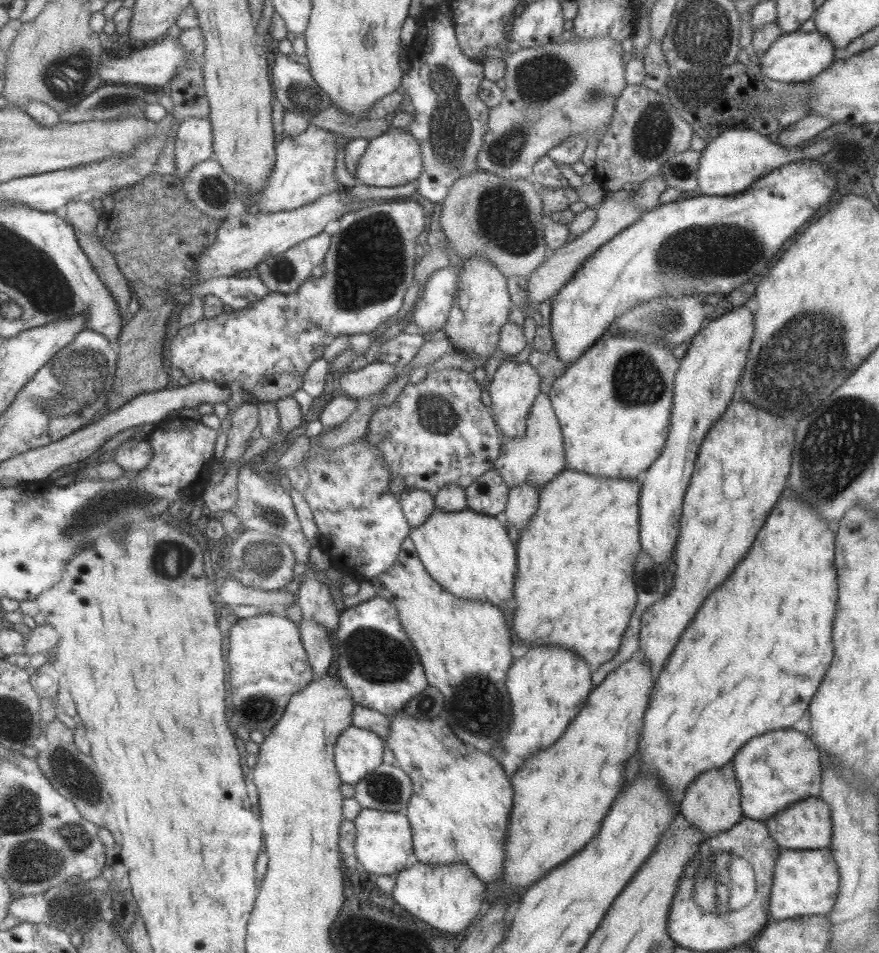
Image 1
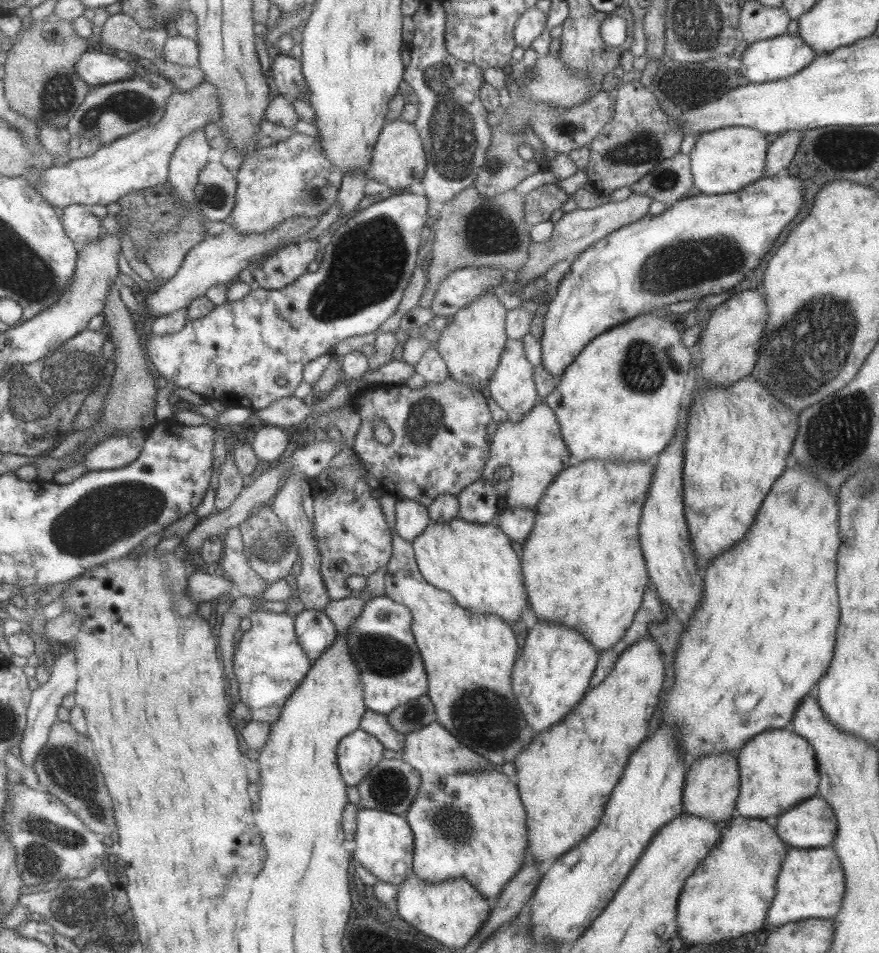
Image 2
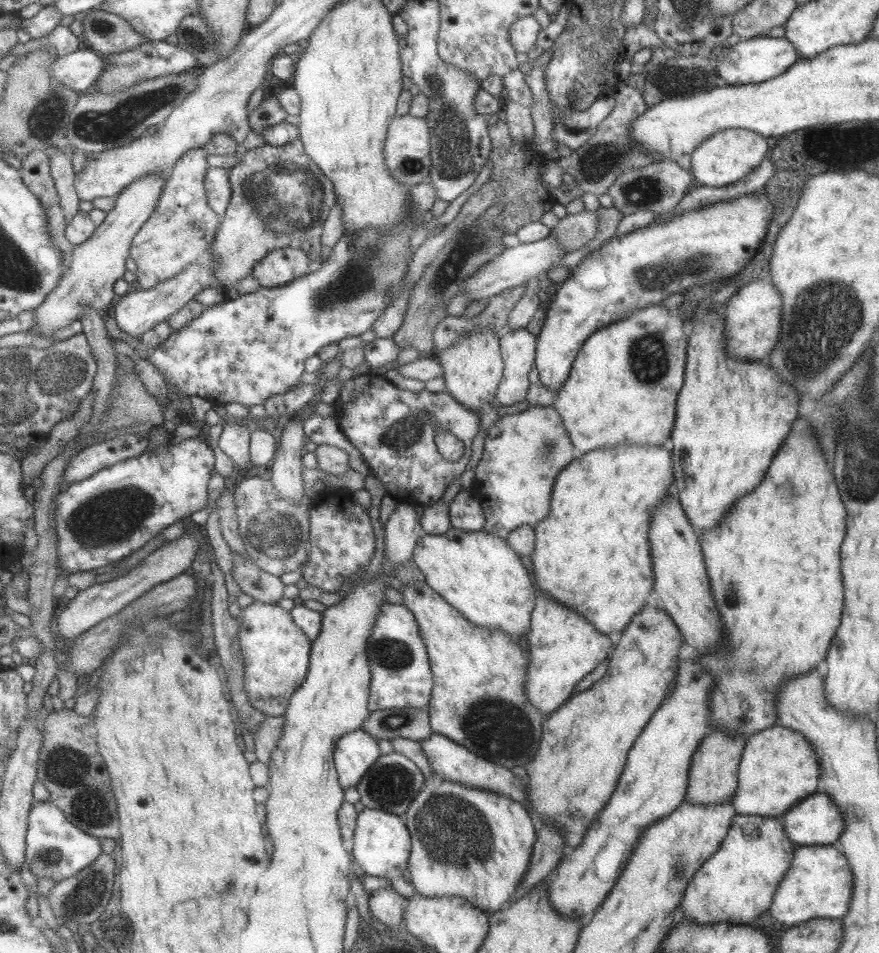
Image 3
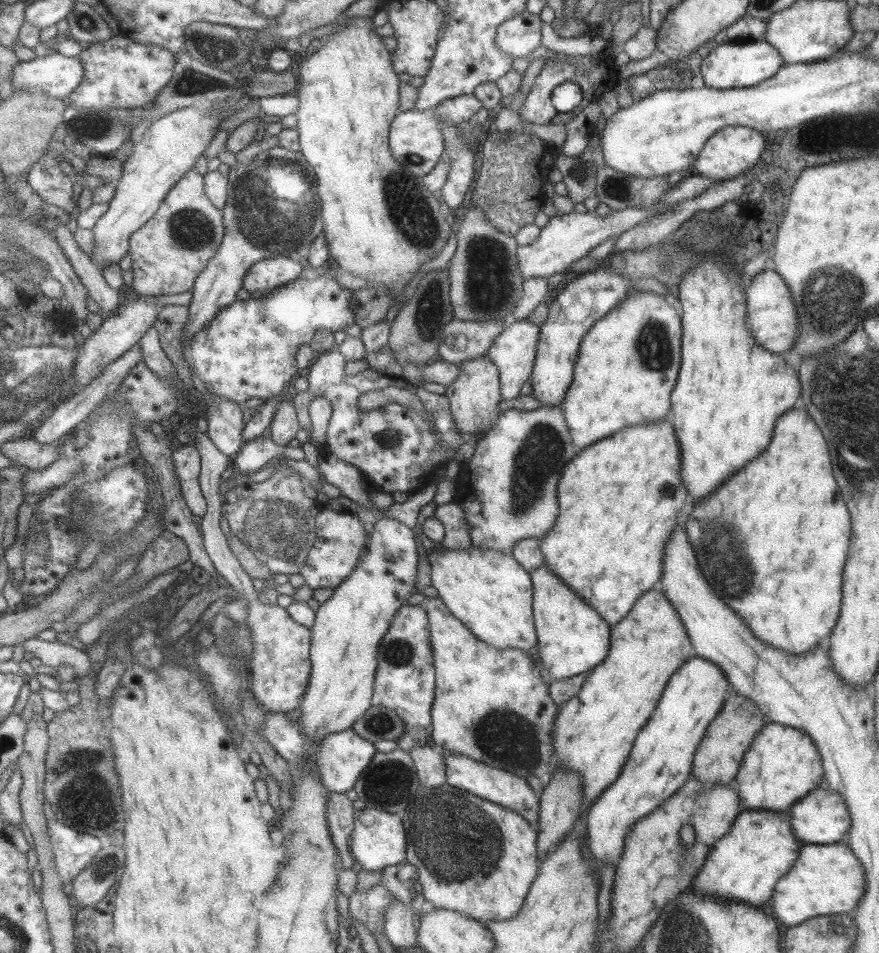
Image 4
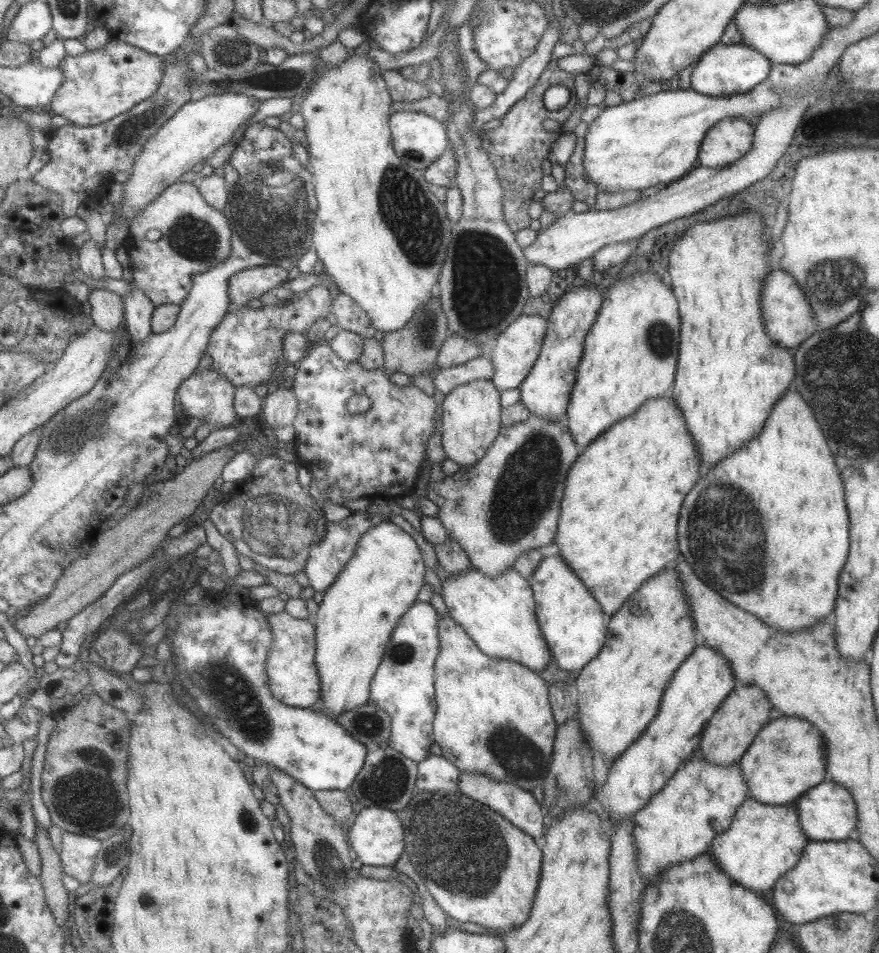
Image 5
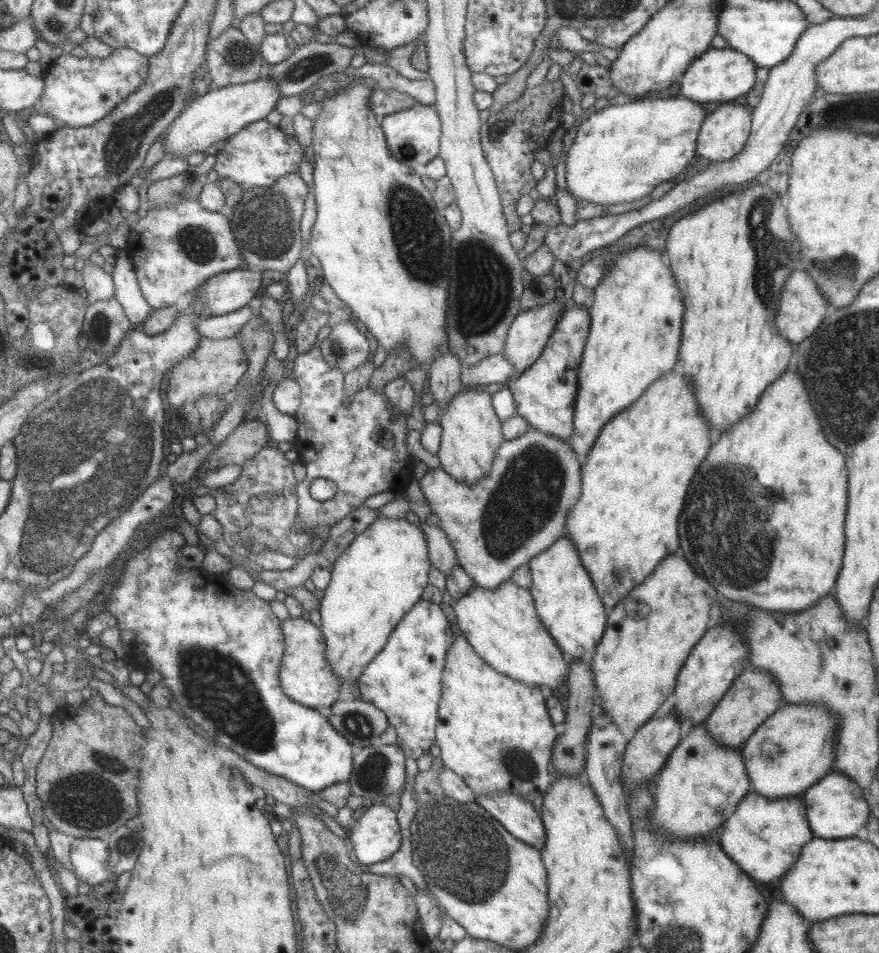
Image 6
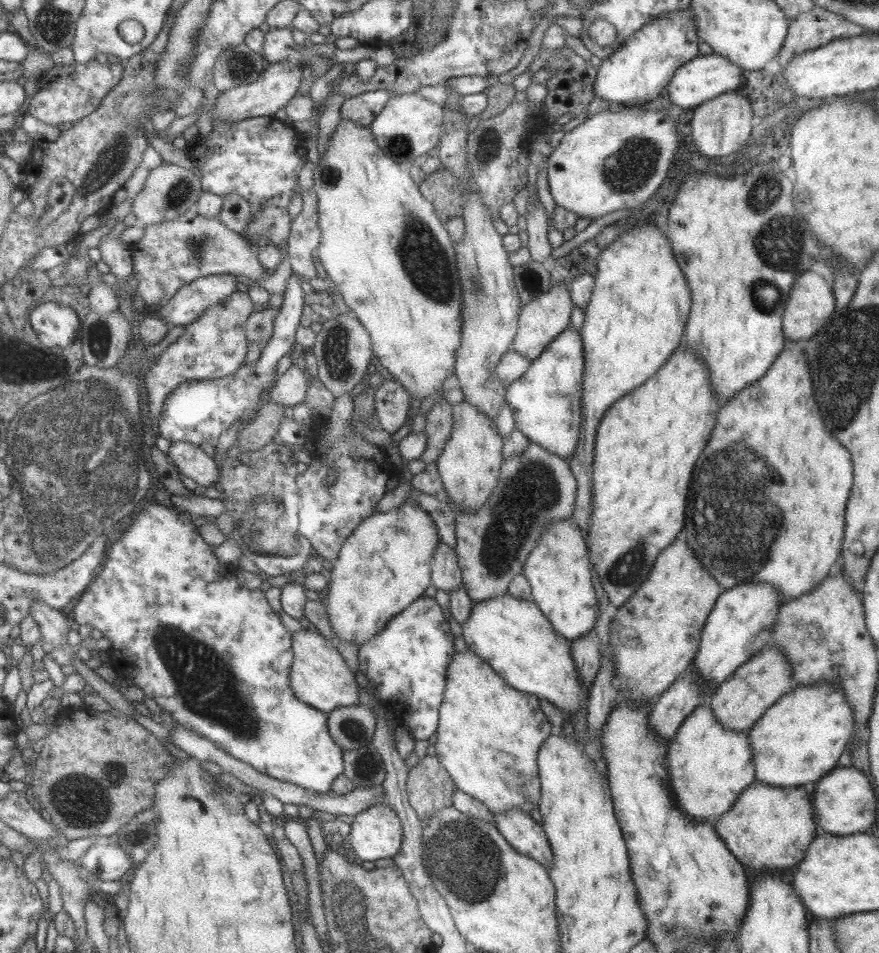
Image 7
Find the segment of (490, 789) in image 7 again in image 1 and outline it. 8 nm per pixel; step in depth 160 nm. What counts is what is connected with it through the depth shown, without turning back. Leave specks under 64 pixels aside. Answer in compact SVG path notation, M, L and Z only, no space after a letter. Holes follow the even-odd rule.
M409 536L402 540L400 548L401 550L399 555L397 555L397 560L395 560L393 566L391 566L388 570L385 570L385 572L377 574L377 576L368 580L368 582L370 582L371 586L373 586L373 589L376 591L376 595L379 595L381 598L385 598L385 600L391 602L392 605L395 605L395 608L397 609L397 618L399 618L399 624L401 624L403 632L407 634L407 637L409 637L409 640L412 642L414 651L417 653L418 659L423 667L424 675L426 676L426 683L429 687L435 687L435 689L441 692L443 696L443 708L442 712L439 713L438 716L449 725L451 732L455 734L455 736L465 745L490 755L493 747L496 746L496 742L499 742L499 739L505 734L507 726L510 725L512 719L510 700L508 692L505 688L505 672L509 670L509 667L512 665L512 661L514 659L511 657L511 650L509 650L509 648L511 648L511 640L509 639L511 634L509 633L509 628L507 628L505 618L501 612L502 607L493 606L492 604L489 604L489 601L463 600L462 598L455 598L450 592L443 590L437 582L433 581L425 569L423 569L423 566L415 553L414 544Z

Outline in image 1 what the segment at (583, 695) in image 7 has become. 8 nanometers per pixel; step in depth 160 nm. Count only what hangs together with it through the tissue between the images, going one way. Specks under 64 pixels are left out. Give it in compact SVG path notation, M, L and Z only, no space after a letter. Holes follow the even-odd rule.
M467 508L459 512L443 512L442 509L435 509L423 524L411 528L408 536L414 544L418 560L429 577L455 598L489 601L489 604L497 607L504 607L504 602L513 598L516 549L507 537L506 527L495 517L479 514Z

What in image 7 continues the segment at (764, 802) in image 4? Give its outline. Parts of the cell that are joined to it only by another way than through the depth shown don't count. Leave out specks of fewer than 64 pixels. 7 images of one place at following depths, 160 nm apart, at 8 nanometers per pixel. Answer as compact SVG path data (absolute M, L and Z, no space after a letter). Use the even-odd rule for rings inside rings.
M829 682L825 684L818 684L817 686L801 686L799 688L795 687L794 690L789 691L787 694L779 697L769 708L752 724L751 728L748 730L748 741L752 750L752 761L754 762L754 775L756 781L762 782L766 785L776 786L776 787L808 787L814 782L817 782L819 778L826 775L831 768L837 766L837 760L839 756L843 754L847 742L852 739L852 734L854 734L854 714L852 712L851 705L848 704L848 700L844 697L839 688L833 688Z

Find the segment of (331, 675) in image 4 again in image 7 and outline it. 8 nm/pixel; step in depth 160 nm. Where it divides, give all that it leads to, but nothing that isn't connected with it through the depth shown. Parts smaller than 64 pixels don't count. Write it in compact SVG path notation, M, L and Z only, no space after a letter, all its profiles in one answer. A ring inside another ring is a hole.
M401 503L399 506L396 506L393 509L389 509L387 512L376 512L372 515L369 515L367 518L364 518L353 530L352 533L343 541L343 544L340 546L339 555L337 556L336 561L332 562L332 569L330 571L330 578L328 584L328 594L326 595L326 614L327 622L331 626L331 632L335 634L335 637L338 640L344 640L345 642L352 642L355 645L359 646L362 642L365 642L368 638L374 637L375 634L379 634L383 630L383 626L387 622L391 621L391 618L394 618L397 614L401 613L401 610L407 608L411 602L417 600L417 598L423 597L424 590L430 586L430 569L433 559L433 554L439 542L439 536L437 536L437 531L435 531L435 525L431 516L420 508L415 503Z

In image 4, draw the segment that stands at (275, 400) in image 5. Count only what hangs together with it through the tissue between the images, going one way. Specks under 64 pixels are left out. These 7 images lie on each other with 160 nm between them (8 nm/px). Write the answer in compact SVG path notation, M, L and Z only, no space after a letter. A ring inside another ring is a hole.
M286 397L277 403L265 435L275 444L287 445L299 428L292 401L290 397Z

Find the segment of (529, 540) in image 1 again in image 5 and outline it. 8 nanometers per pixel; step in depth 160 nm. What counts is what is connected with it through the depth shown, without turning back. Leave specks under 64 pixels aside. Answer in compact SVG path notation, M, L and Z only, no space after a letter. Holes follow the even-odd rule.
M671 396L648 398L642 402L639 408L629 416L623 417L621 420L611 425L603 434L600 434L595 440L592 440L583 452L576 458L576 461L568 470L566 481L564 482L564 493L560 504L560 515L558 525L554 536L554 542L559 548L559 556L563 558L563 562L575 572L575 576L583 582L583 586L589 589L593 598L599 603L601 611L611 616L619 610L619 607L639 589L647 578L651 578L653 574L657 574L659 570L663 570L663 566L672 566L671 562L680 554L677 550L677 538L675 538L675 524L677 524L677 516L679 516L679 508L681 508L681 500L683 496L691 490L691 486L697 482L699 478L700 454L695 446L692 434L688 432L687 425L684 421L683 413L680 412L676 402Z

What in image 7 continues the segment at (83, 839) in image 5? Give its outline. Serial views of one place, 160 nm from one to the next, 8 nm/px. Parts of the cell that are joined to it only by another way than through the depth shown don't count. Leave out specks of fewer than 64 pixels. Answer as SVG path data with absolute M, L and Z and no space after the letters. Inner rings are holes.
M98 840L86 850L79 862L87 873L105 881L119 880L134 866L130 854L119 848L119 845L101 846Z

